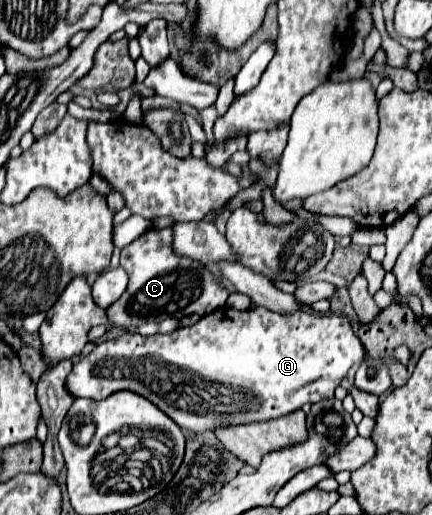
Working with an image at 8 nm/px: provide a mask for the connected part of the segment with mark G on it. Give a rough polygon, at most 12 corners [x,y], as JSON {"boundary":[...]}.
{"boundary":[[218,308],[120,334],[66,390],[210,432],[334,396],[346,316]]}

